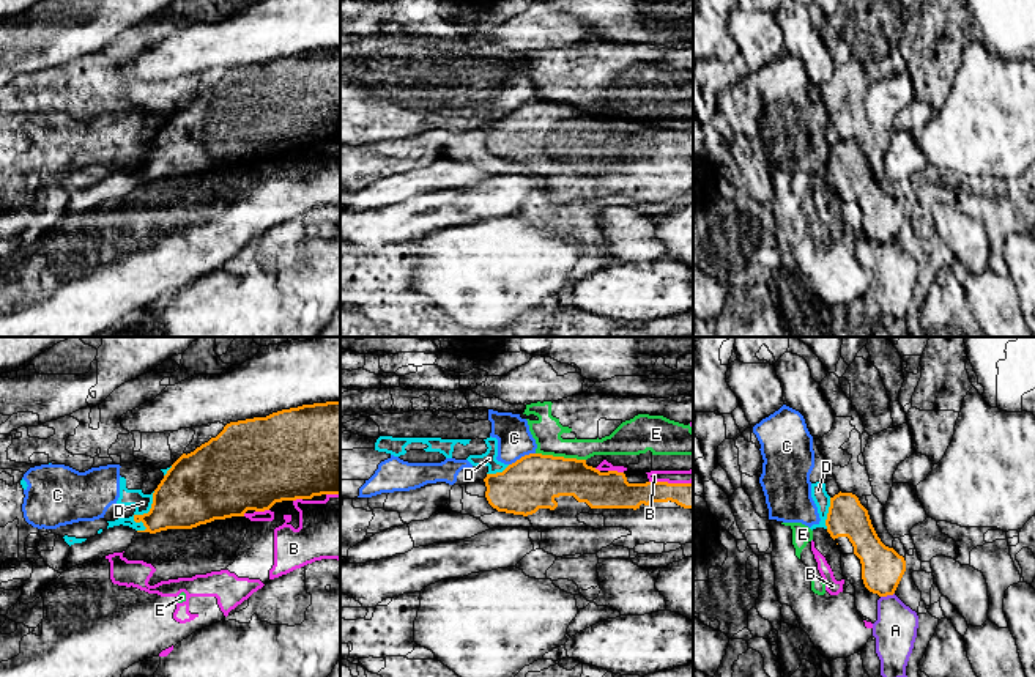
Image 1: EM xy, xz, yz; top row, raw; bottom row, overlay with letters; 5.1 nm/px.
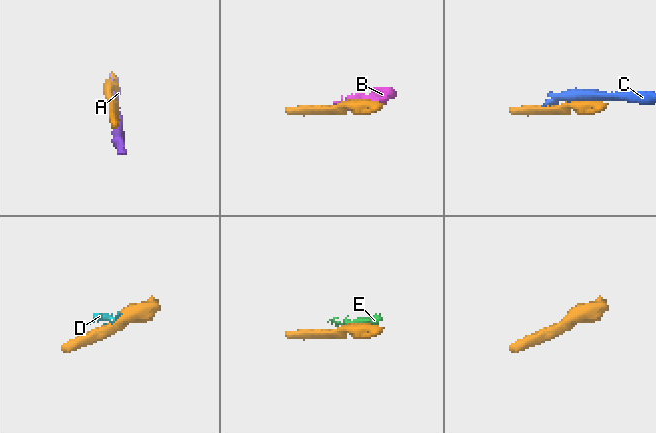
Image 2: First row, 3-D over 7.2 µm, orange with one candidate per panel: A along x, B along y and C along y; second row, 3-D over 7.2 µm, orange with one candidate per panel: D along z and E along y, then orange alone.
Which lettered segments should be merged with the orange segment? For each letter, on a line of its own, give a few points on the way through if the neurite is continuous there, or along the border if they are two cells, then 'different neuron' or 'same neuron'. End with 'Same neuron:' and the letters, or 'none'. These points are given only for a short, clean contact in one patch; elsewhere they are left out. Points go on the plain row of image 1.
A: different neuron
B: different neuron
C: different neuron
D: border xy (155, 139), (152, 155), (134, 164), (145, 175), (137, 178); different neuron
E: different neuron
Same neuron: none

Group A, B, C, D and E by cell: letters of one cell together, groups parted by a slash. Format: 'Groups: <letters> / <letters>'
Groups: A / B E / C D

